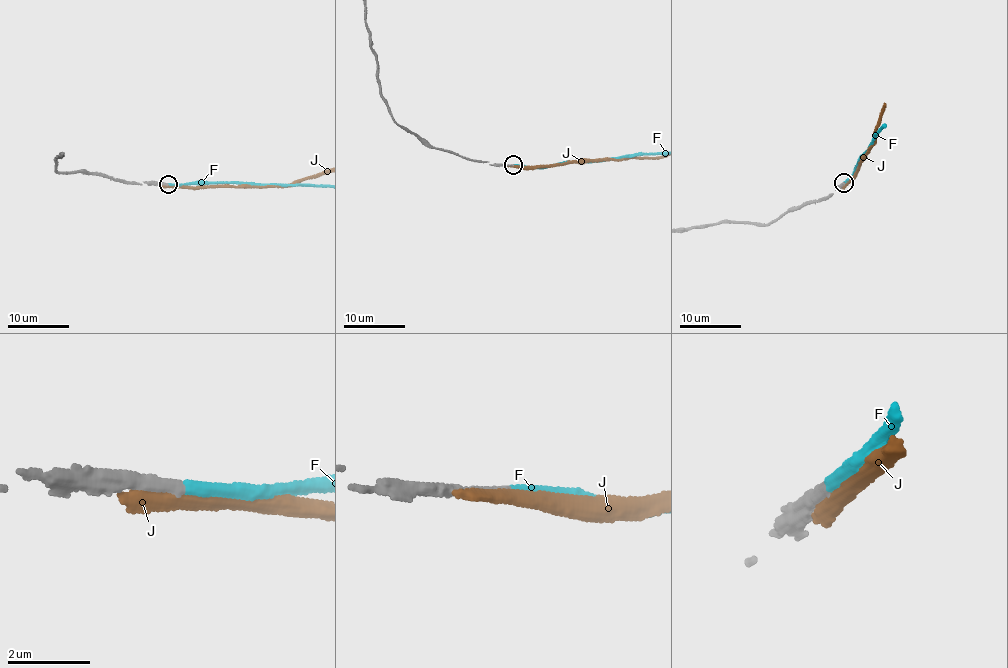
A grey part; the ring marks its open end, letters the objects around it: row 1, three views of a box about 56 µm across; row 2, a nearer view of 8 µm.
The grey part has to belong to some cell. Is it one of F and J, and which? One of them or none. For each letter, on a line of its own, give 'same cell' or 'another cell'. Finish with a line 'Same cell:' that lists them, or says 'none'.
F: same cell
J: another cell
Same cell: F

